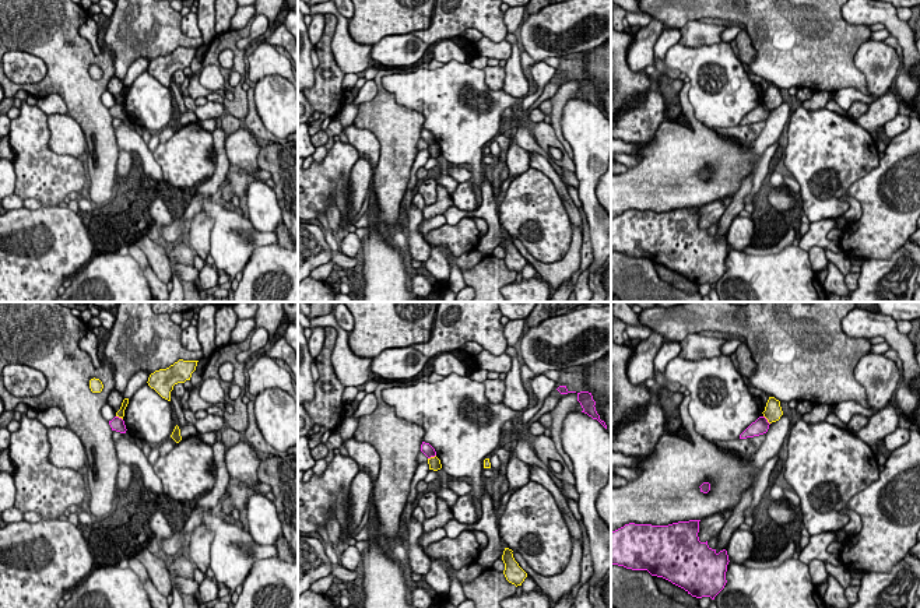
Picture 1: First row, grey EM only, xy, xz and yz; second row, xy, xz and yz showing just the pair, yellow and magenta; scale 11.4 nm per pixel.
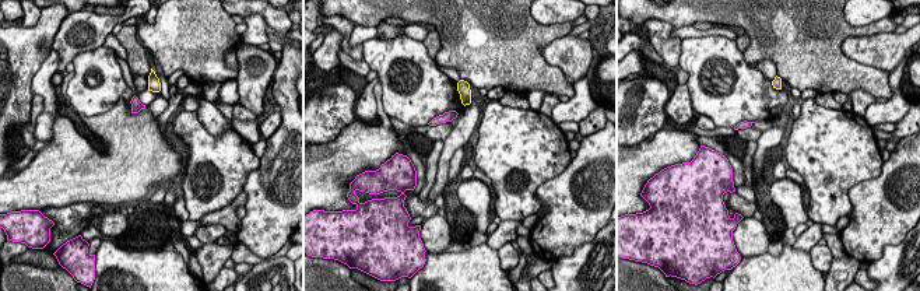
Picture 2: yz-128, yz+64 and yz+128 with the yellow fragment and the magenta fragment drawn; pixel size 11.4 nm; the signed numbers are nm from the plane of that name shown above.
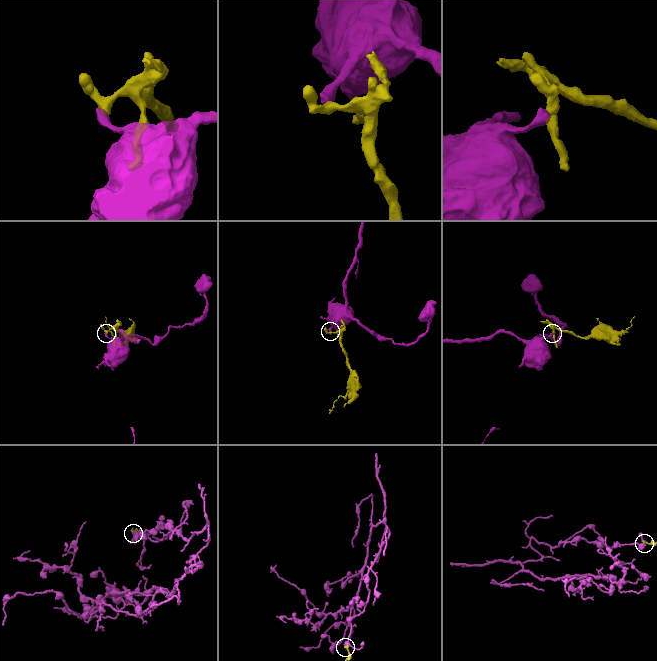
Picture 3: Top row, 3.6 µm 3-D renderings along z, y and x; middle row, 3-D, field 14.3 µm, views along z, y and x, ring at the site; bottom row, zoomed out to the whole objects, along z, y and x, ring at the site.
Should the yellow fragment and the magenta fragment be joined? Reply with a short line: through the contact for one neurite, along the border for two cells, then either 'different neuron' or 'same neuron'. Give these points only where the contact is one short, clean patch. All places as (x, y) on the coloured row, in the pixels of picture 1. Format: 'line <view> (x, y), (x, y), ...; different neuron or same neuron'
line xz (435, 454), (428, 459); different neuron

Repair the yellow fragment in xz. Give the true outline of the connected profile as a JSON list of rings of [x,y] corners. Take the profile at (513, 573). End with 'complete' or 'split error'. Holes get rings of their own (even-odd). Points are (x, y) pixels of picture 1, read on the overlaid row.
[[[505,548],[502,560],[505,563],[503,574],[506,580],[512,584],[522,586],[524,579],[527,577],[527,573],[519,566],[519,563],[513,558],[513,551],[509,548]]]; complete

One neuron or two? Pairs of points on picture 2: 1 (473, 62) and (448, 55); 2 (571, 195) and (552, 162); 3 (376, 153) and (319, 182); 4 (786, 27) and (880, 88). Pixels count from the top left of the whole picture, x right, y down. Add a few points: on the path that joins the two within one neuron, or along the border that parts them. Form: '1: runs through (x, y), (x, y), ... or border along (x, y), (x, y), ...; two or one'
1: runs through (467, 56), (453, 55); one
2: border along (572, 158), (561, 172), (545, 179), (534, 193); two
3: runs through (362, 153), (351, 153), (333, 168); one
4: runs through (810, 51), (829, 70), (856, 76); one

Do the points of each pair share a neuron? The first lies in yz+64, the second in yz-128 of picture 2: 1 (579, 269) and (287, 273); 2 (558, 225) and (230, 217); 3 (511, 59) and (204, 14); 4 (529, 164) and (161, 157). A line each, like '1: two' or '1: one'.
1: one
2: two
3: one
4: two

